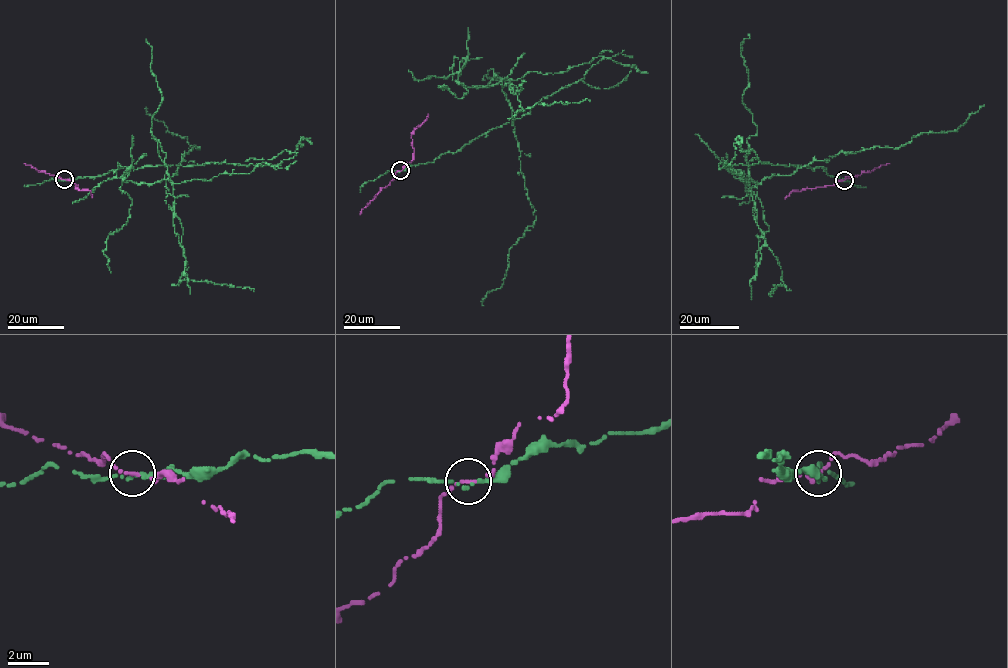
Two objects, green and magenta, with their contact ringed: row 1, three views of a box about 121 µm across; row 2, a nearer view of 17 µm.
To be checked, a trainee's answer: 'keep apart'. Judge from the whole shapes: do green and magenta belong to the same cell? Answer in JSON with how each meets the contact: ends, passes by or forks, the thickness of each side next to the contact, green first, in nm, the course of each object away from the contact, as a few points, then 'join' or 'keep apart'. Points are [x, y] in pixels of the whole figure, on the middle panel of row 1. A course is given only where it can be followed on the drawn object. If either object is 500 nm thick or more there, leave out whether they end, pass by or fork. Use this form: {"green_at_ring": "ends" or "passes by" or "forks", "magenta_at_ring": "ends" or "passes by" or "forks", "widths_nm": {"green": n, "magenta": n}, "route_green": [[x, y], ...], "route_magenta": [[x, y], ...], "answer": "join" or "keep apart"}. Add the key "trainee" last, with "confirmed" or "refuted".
{"green_at_ring": "passes by", "magenta_at_ring": "passes by", "widths_nm": {"green": 180, "magenta": 140}, "route_green": [[400, 171], [527, 114], [604, 57], [501, 81], [536, 220], [482, 305]], "route_magenta": [[399, 170], [414, 159], [411, 135], [428, 114]], "answer": "keep apart", "trainee": "confirmed"}

